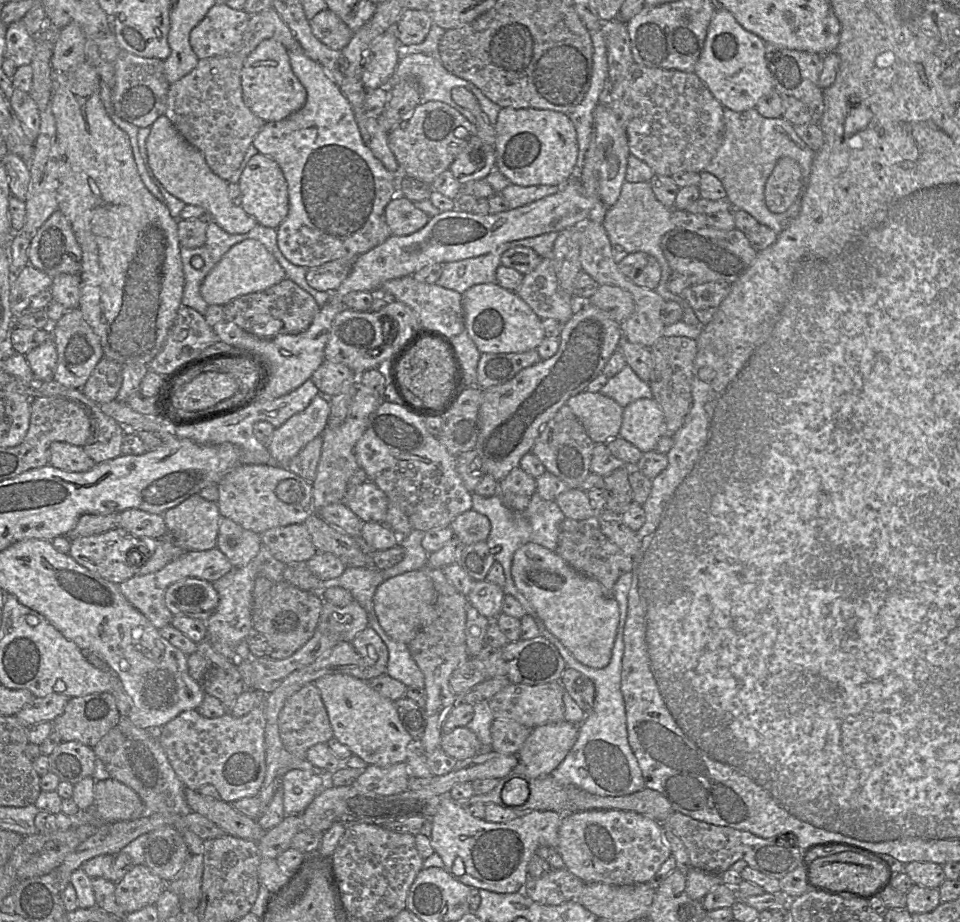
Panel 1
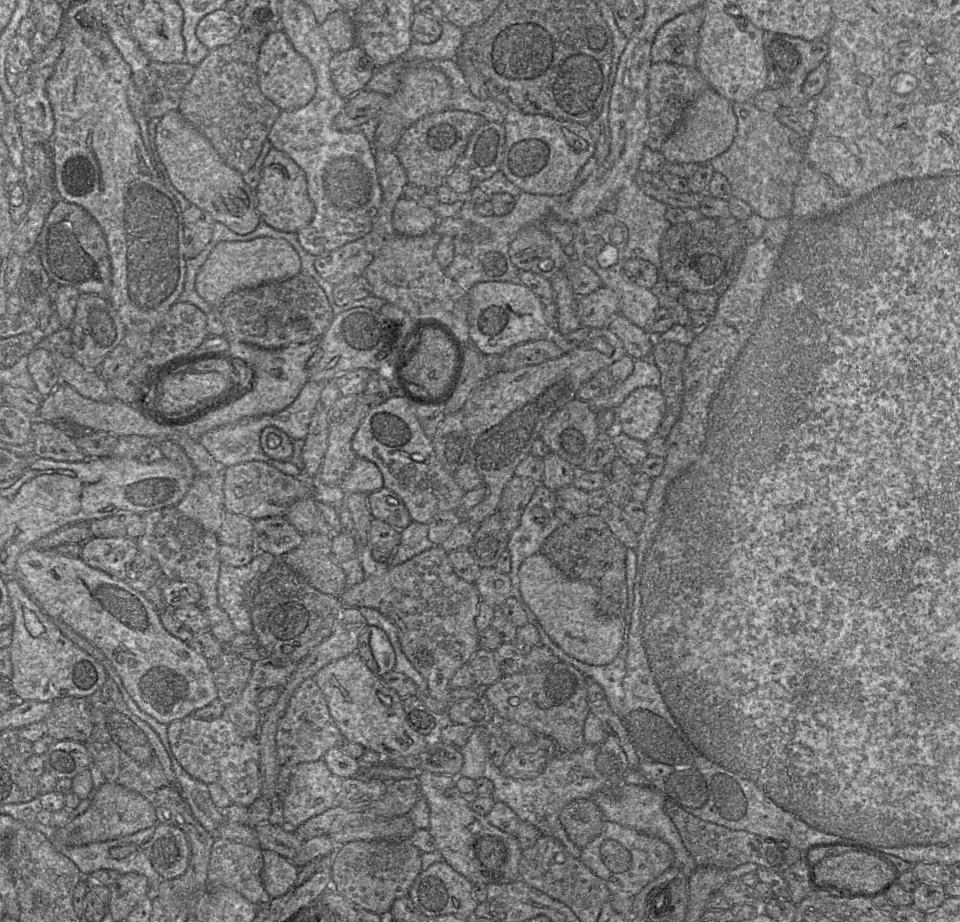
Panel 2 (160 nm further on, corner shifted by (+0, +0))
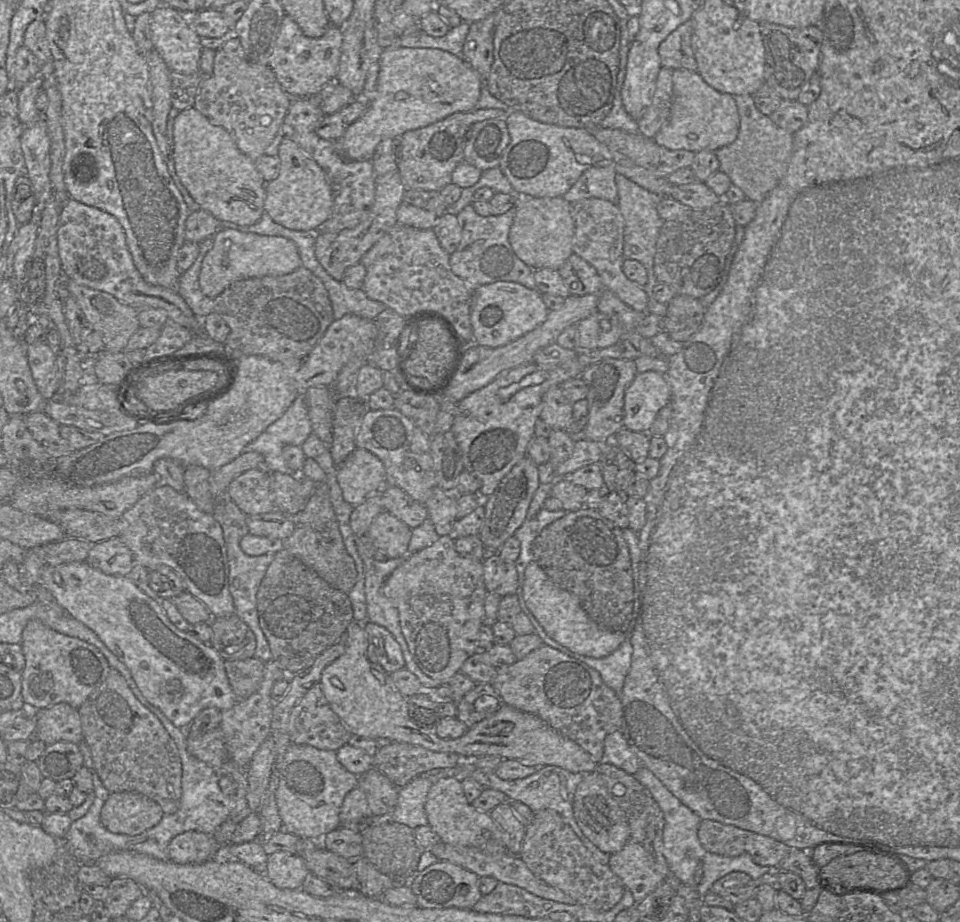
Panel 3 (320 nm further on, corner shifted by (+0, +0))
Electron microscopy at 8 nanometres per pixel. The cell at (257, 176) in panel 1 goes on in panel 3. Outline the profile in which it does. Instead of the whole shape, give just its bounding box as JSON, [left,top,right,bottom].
[264,138,333,232]

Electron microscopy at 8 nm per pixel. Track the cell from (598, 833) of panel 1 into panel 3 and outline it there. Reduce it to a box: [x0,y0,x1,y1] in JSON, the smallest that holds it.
[608,840,664,903]

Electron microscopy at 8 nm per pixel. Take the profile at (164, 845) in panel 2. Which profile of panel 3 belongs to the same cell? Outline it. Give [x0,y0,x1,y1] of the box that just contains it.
[168,819,237,864]

